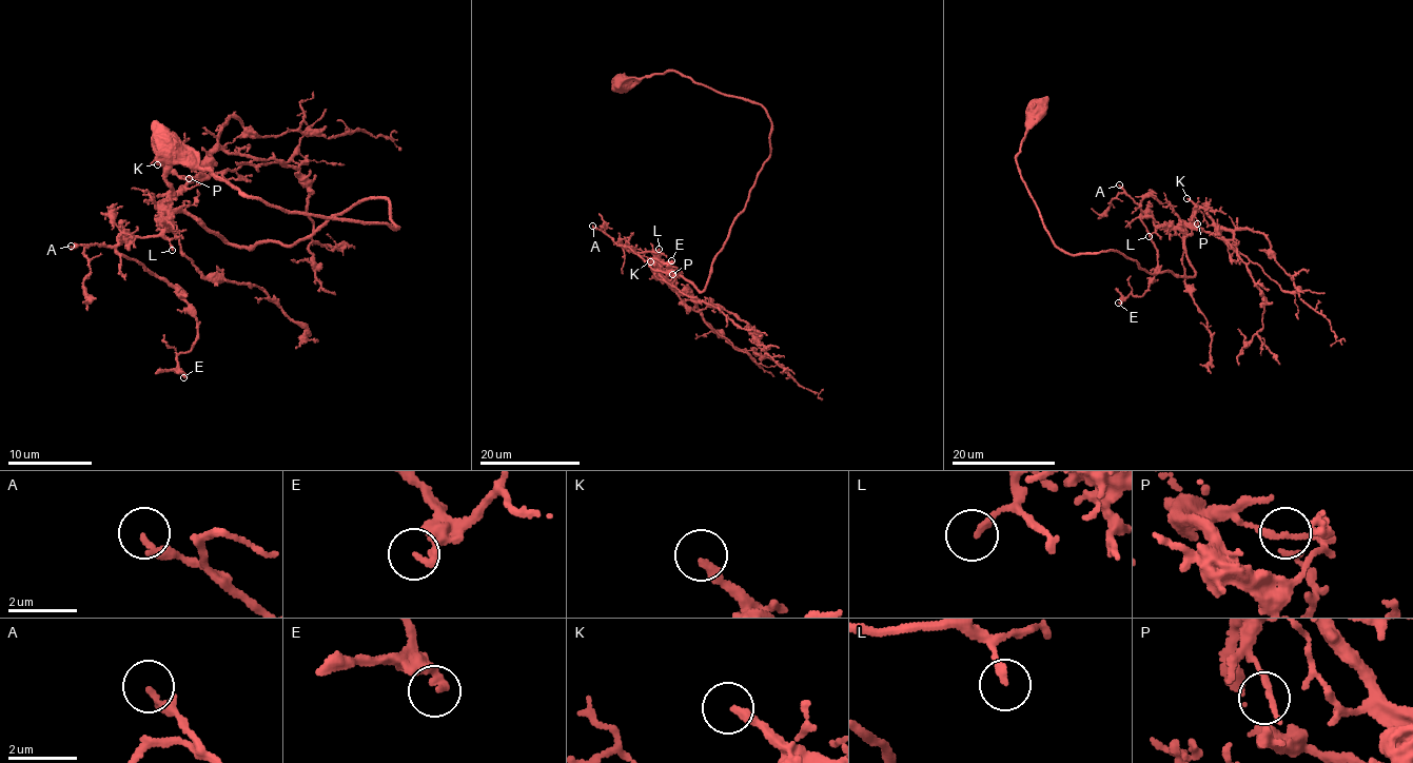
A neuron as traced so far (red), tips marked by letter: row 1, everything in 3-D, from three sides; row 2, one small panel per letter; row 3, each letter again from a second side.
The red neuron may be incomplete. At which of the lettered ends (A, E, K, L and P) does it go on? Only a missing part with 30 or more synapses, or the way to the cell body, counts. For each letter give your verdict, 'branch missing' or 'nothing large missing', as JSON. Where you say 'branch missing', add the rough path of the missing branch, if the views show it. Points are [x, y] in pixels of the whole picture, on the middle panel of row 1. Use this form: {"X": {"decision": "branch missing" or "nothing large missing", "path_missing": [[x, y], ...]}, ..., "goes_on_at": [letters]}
{"A": {"decision": "nothing large missing"}, "E": {"decision": "nothing large missing"}, "K": {"decision": "branch missing", "path_missing": [[650, 261], [635, 269], [604, 247]]}, "L": {"decision": "nothing large missing"}, "P": {"decision": "nothing large missing"}, "goes_on_at": ["K"]}

